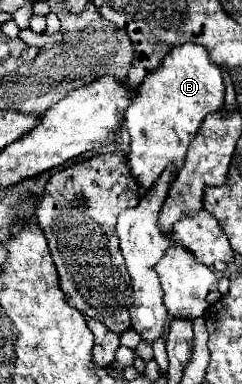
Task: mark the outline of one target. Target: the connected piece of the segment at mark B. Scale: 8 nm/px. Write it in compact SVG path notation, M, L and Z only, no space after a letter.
M179 45L169 51L157 71L151 71L125 113L125 127L131 135L129 169L139 181L139 187L151 189L159 175L167 167L181 169L185 153L193 137L197 135L203 119L209 113L221 111L225 105L225 83L221 69L209 61L207 51L201 45Z

